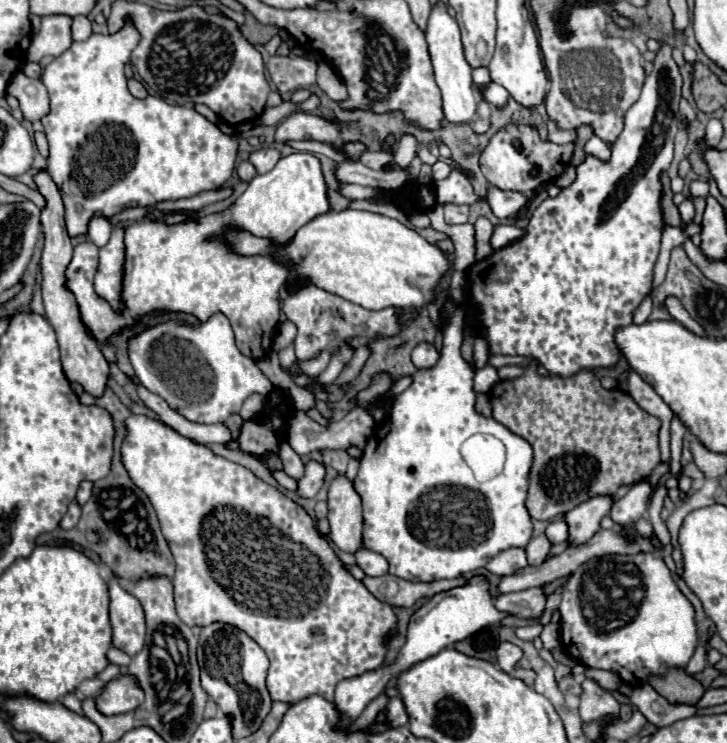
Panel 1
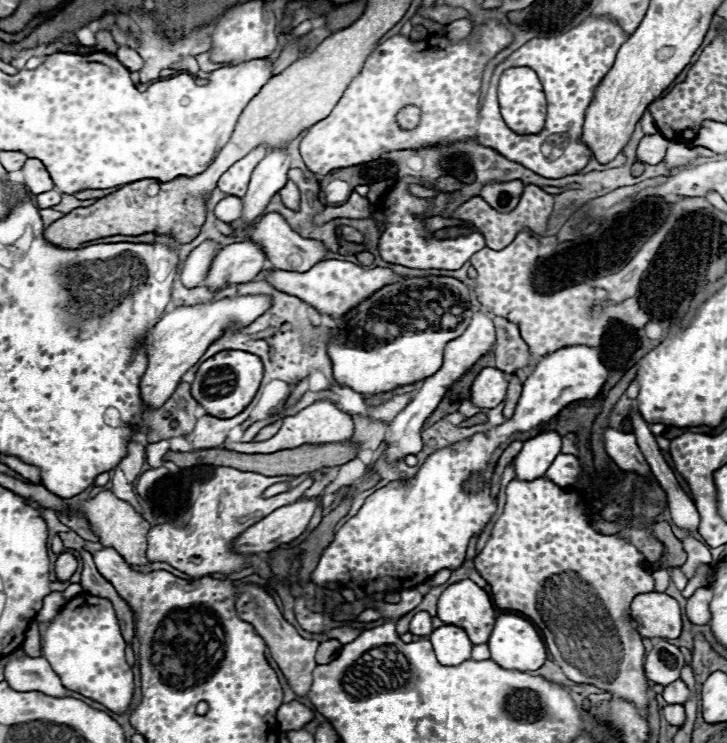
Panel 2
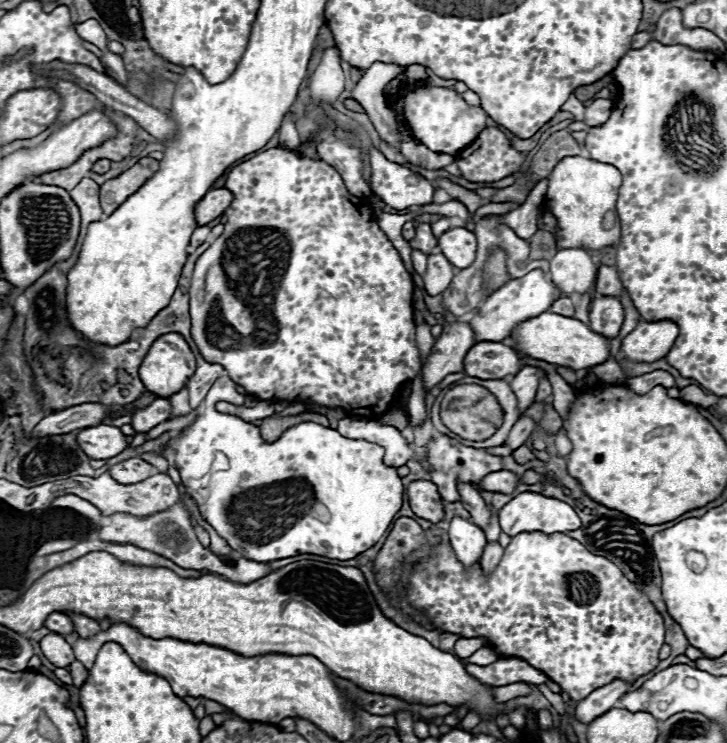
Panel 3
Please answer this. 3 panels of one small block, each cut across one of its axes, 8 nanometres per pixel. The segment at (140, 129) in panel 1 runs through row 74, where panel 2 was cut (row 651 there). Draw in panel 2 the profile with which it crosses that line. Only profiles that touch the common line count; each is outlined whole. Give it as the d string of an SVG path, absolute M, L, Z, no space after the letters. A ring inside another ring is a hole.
M88 592L74 596L62 606L56 618L50 620L42 640L42 656L52 664L62 684L100 702L114 714L124 714L134 696L134 676L124 658L124 650L126 642L112 602Z

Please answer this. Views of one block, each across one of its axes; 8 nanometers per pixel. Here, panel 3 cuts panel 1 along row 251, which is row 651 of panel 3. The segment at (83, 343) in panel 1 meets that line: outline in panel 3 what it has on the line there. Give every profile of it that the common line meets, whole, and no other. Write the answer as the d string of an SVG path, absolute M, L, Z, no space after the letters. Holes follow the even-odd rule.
M46 634L42 640L40 640L40 648L44 652L44 656L56 666L56 668L66 668L74 662L74 650L72 646L64 640L64 636L60 634Z

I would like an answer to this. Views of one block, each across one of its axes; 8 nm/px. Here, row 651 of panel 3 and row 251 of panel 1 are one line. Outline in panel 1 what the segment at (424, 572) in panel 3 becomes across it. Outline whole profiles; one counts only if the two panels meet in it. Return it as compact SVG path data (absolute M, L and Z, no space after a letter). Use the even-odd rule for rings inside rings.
M662 44L662 48L656 54L654 60L654 70L652 74L646 78L644 86L642 86L642 94L638 98L636 104L632 104L632 108L626 112L624 116L624 130L620 132L620 136L616 138L616 142L610 144L610 160L600 160L592 154L586 154L584 162L576 168L576 180L562 188L562 192L556 198L546 198L532 214L528 226L524 228L524 236L514 240L512 244L492 252L484 262L476 262L468 268L468 288L470 288L470 298L466 302L466 308L470 310L470 314L476 318L474 328L480 336L486 338L488 342L488 352L490 356L498 356L498 354L508 354L508 356L526 356L526 358L534 358L538 360L550 374L556 376L574 376L578 370L596 370L596 368L614 368L618 364L620 350L616 348L616 328L624 328L628 324L632 324L632 316L636 312L636 308L642 304L642 300L646 296L652 294L652 280L654 280L654 264L658 260L658 252L660 252L660 240L662 240L662 230L664 230L664 218L662 218L662 208L660 208L660 196L662 196L662 182L660 182L660 174L664 170L670 168L672 164L672 144L674 144L674 136L678 132L678 124L680 124L680 114L678 114L678 102L682 96L682 78L678 72L676 62L672 60L672 46Z

